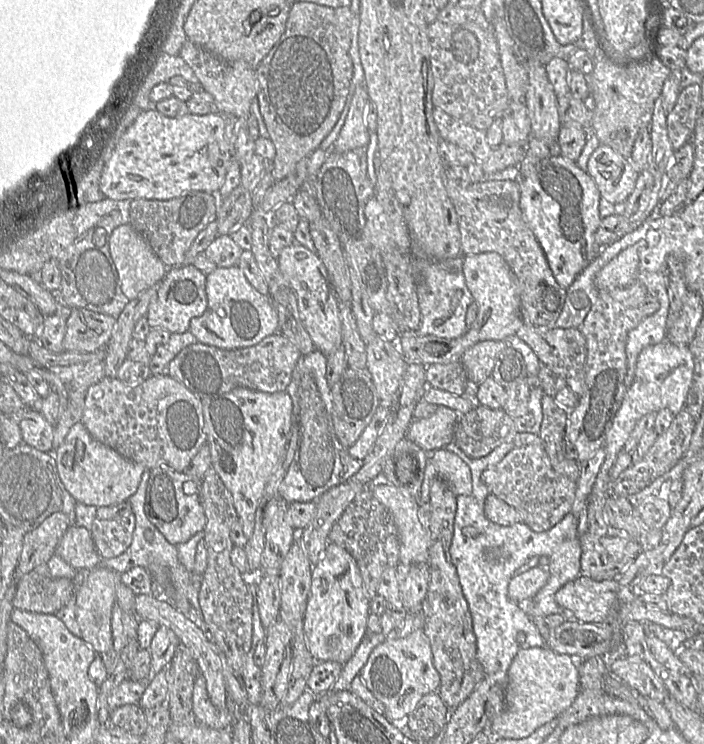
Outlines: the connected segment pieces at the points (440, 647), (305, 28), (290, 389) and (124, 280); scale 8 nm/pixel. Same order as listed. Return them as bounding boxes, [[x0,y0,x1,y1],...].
[[421,476,485,711],[256,1,357,182],[285,349,332,414],[109,224,169,300]]

